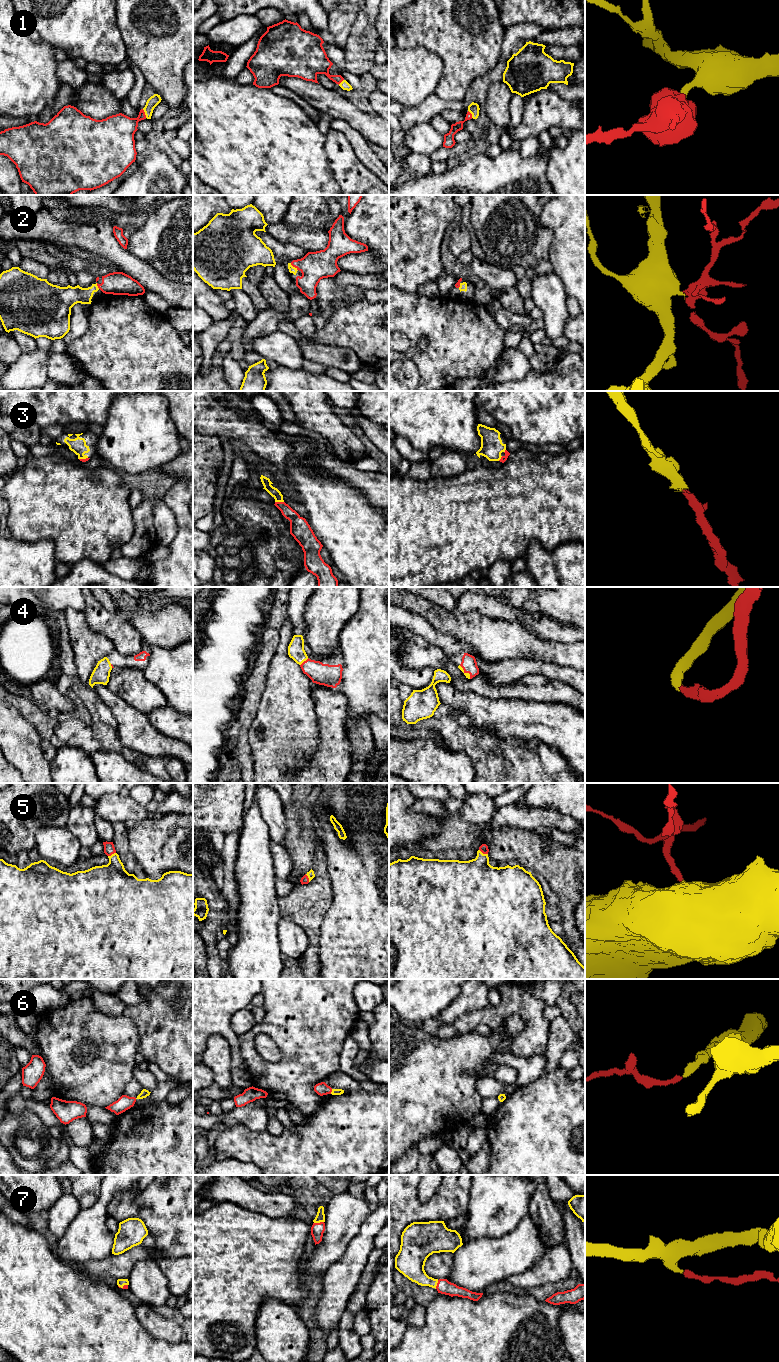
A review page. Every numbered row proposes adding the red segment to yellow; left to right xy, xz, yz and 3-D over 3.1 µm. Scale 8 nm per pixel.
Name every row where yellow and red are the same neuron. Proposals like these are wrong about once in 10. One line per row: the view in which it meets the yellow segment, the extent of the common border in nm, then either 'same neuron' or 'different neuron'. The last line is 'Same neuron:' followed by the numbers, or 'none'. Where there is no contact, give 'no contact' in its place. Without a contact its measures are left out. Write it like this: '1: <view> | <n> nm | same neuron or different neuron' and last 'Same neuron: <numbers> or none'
1: xy | 80 nm | same neuron
2: xz | 90 nm | same neuron
3: xz | 70 nm | same neuron
4: xz | 90 nm | same neuron
5: yz | 80 nm | same neuron
6: xz | 40 nm | same neuron
7: xz | 80 nm | same neuron
Same neuron: 1, 2, 3, 4, 5, 6, 7

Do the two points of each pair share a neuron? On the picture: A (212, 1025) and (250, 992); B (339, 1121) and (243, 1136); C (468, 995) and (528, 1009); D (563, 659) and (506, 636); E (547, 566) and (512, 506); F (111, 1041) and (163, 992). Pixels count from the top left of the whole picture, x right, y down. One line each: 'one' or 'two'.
A: one
B: one
C: two
D: one
E: two
F: two

